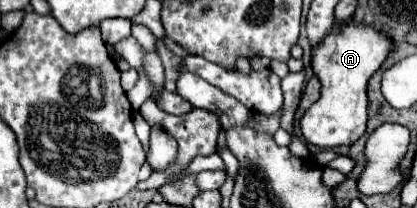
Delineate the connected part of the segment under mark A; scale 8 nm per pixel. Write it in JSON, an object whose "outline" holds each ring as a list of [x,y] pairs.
{"outline":[[[334,23],[332,31],[312,49],[312,69],[322,83],[322,97],[300,119],[304,139],[318,147],[352,145],[366,131],[366,83],[394,51],[386,33],[362,23]]]}

